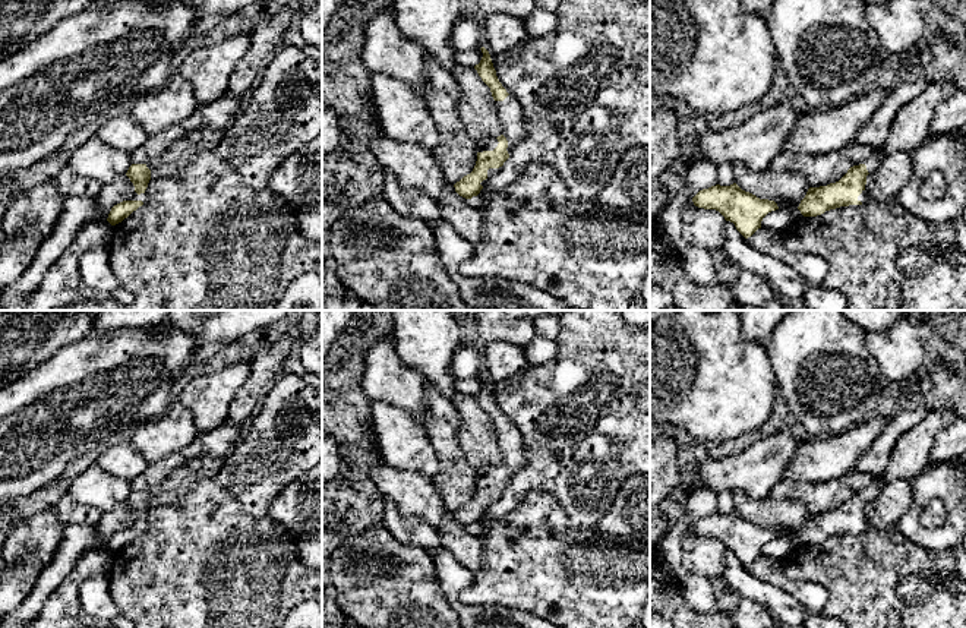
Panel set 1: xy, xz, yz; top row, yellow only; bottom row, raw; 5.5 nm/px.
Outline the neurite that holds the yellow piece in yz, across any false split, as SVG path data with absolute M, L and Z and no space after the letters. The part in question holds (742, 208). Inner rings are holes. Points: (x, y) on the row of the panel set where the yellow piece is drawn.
M736 183L703 189L692 198L692 202L698 208L719 211L745 239L761 228L761 221L768 212L779 209L774 201L760 199L742 190Z

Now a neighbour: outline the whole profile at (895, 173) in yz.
M896 152L886 157L881 167L871 173L865 184L866 195L874 199L888 199L896 196L913 174L912 160L907 152Z

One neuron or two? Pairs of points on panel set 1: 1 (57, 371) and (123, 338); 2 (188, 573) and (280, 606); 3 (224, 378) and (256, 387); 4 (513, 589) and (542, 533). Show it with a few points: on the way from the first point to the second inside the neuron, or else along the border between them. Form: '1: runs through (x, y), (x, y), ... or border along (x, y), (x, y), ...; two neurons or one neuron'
1: runs through (73, 371), (91, 371), (107, 354); one neuron
2: runs through (202, 597), (217, 612), (255, 612); one neuron
3: border along (251, 363), (251, 372), (234, 394), (227, 413); two neurons
4: runs through (499, 571), (499, 561), (524, 537); one neuron

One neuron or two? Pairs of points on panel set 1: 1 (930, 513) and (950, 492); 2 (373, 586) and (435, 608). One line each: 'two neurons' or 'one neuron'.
1: two neurons
2: one neuron

